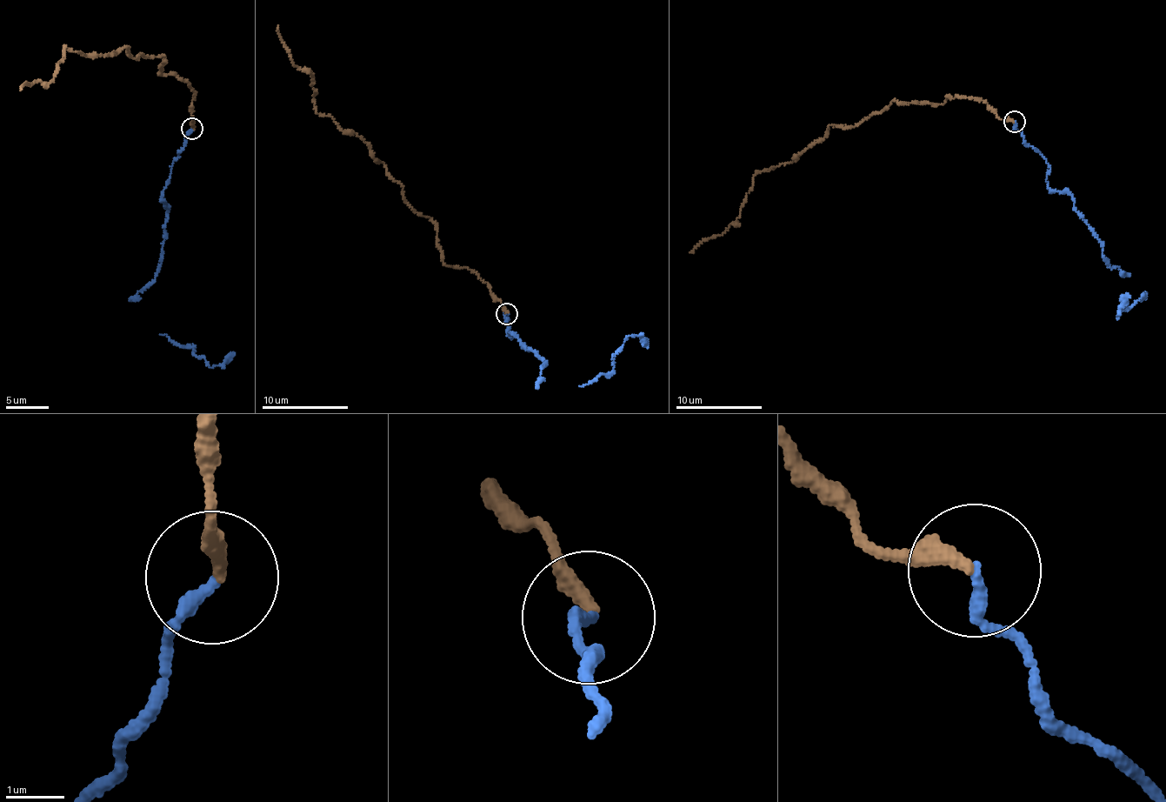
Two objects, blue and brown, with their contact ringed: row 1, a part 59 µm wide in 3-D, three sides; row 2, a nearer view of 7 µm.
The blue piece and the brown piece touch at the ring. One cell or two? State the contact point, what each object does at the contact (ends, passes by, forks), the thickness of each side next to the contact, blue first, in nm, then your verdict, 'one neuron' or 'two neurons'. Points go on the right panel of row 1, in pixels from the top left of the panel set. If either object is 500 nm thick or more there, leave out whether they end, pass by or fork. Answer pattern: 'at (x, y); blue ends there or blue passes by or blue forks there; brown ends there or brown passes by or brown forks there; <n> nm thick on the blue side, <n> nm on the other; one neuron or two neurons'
at (1014, 122); blue ends there; brown ends there; 200 nm thick on the blue side, 280 nm on the other; one neuron

